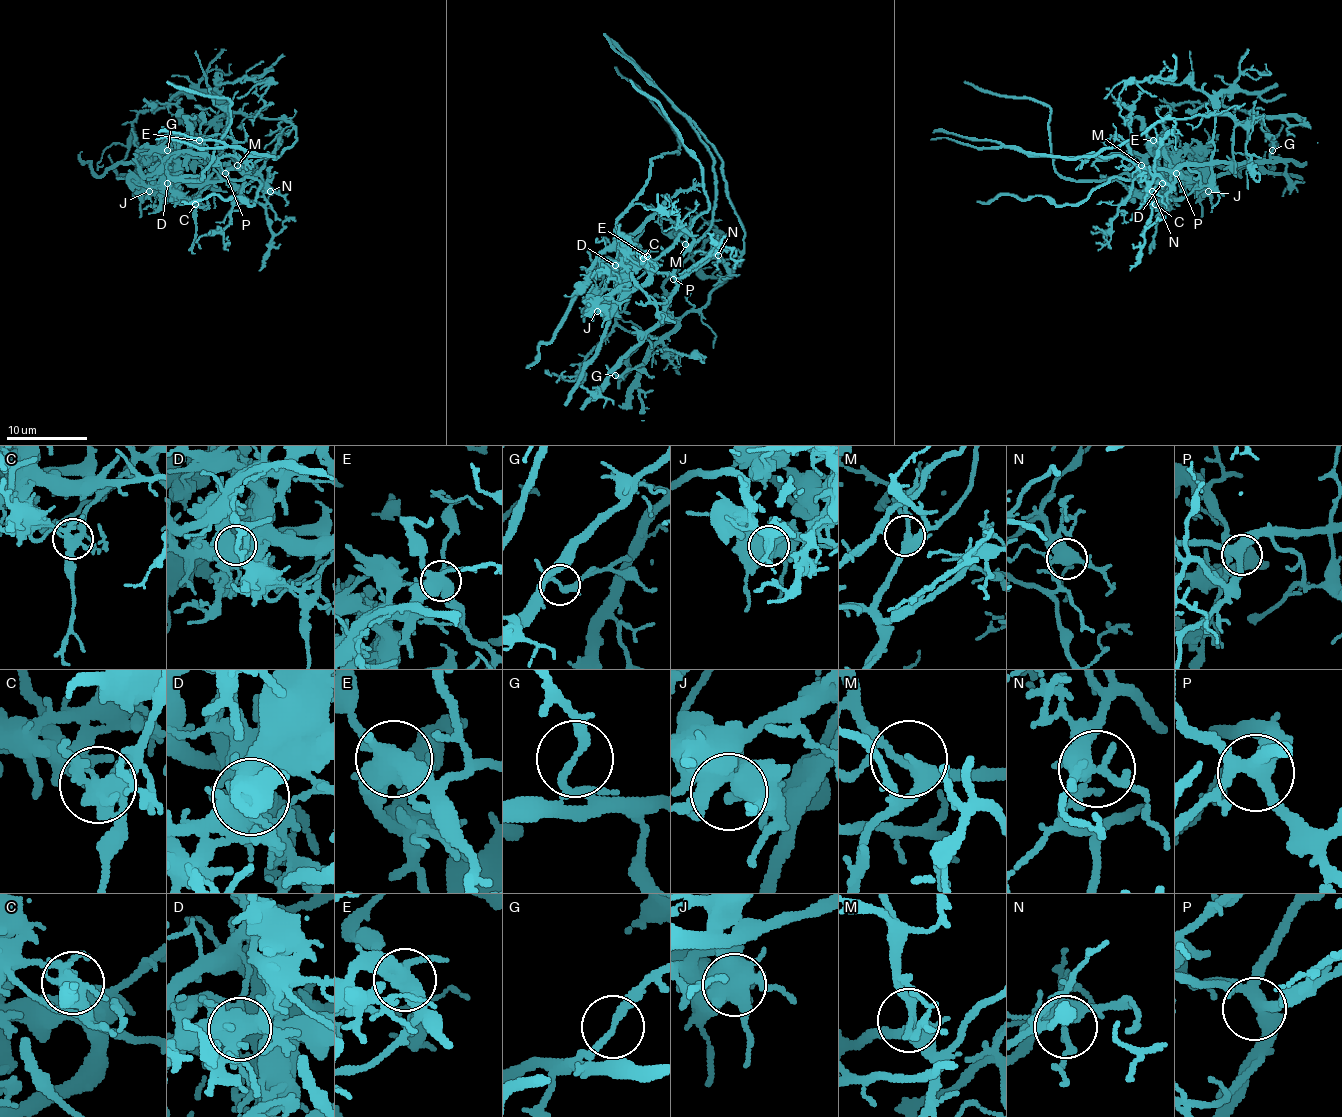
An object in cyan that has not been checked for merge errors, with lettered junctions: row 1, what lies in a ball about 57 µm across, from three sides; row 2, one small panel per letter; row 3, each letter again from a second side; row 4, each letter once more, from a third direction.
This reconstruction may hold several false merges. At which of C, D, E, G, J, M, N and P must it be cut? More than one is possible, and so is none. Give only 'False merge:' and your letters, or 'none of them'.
False merge: C, D, E, G

